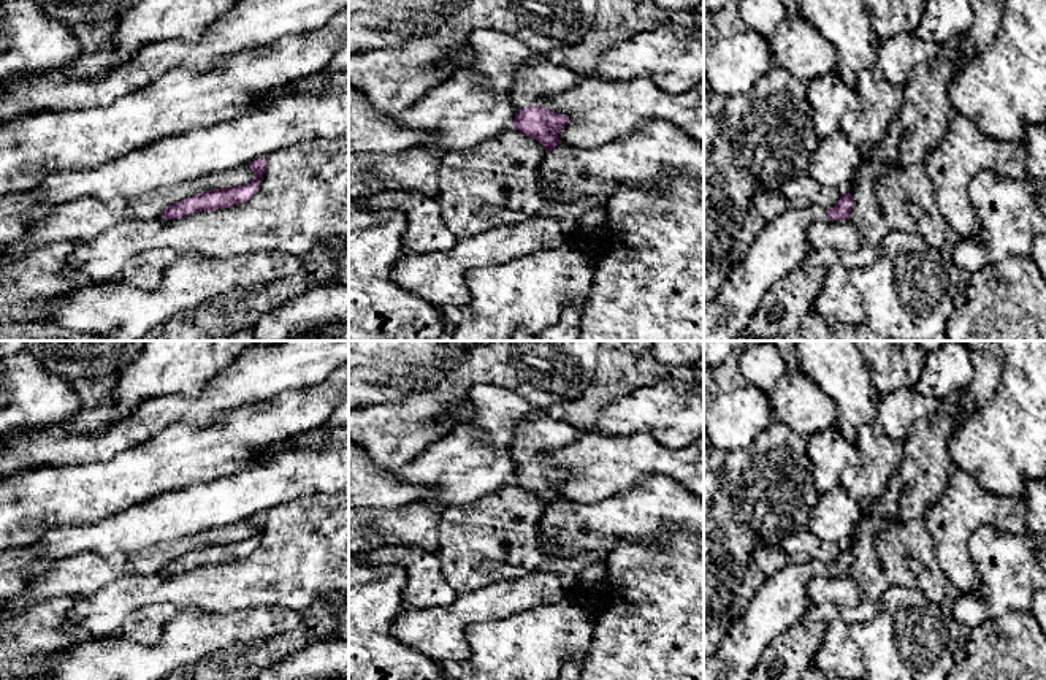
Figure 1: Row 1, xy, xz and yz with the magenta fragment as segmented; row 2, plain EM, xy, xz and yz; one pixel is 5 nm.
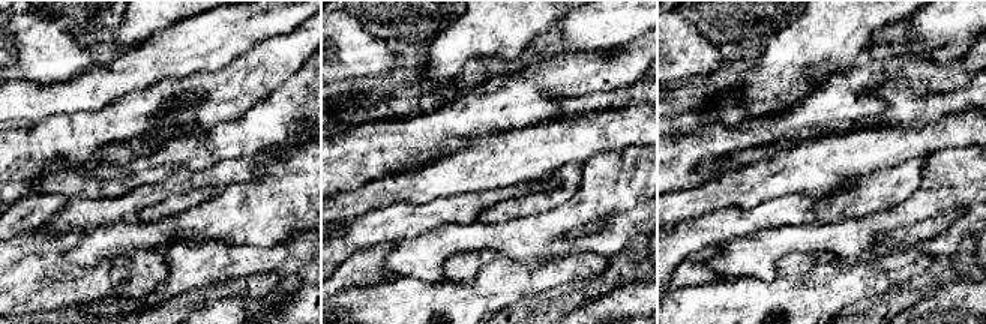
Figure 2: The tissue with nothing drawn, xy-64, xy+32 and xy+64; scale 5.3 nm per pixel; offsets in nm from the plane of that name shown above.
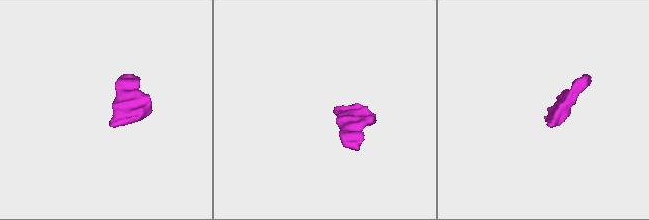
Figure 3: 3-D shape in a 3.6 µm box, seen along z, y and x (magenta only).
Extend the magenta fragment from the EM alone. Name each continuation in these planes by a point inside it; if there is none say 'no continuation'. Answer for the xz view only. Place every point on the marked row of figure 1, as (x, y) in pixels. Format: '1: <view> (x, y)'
1: xz (544, 78)

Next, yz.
1: yz (782, 246)

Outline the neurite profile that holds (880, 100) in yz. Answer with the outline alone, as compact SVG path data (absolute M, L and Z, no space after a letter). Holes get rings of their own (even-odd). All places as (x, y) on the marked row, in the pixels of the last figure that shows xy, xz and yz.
M875 68L862 70L856 92L861 108L848 111L840 120L840 130L862 152L883 141L900 114L905 86L892 84Z

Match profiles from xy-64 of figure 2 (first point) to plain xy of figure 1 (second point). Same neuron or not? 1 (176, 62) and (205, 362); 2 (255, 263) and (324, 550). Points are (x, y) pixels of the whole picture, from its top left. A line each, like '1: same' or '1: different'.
1: different
2: different

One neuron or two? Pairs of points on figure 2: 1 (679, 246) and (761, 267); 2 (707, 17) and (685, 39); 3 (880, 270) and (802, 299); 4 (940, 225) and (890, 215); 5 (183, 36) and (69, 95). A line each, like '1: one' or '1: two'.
1: two
2: two
3: one
4: two
5: one

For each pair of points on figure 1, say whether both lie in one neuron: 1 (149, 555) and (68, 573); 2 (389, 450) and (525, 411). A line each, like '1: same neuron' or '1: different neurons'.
1: same neuron
2: different neurons

